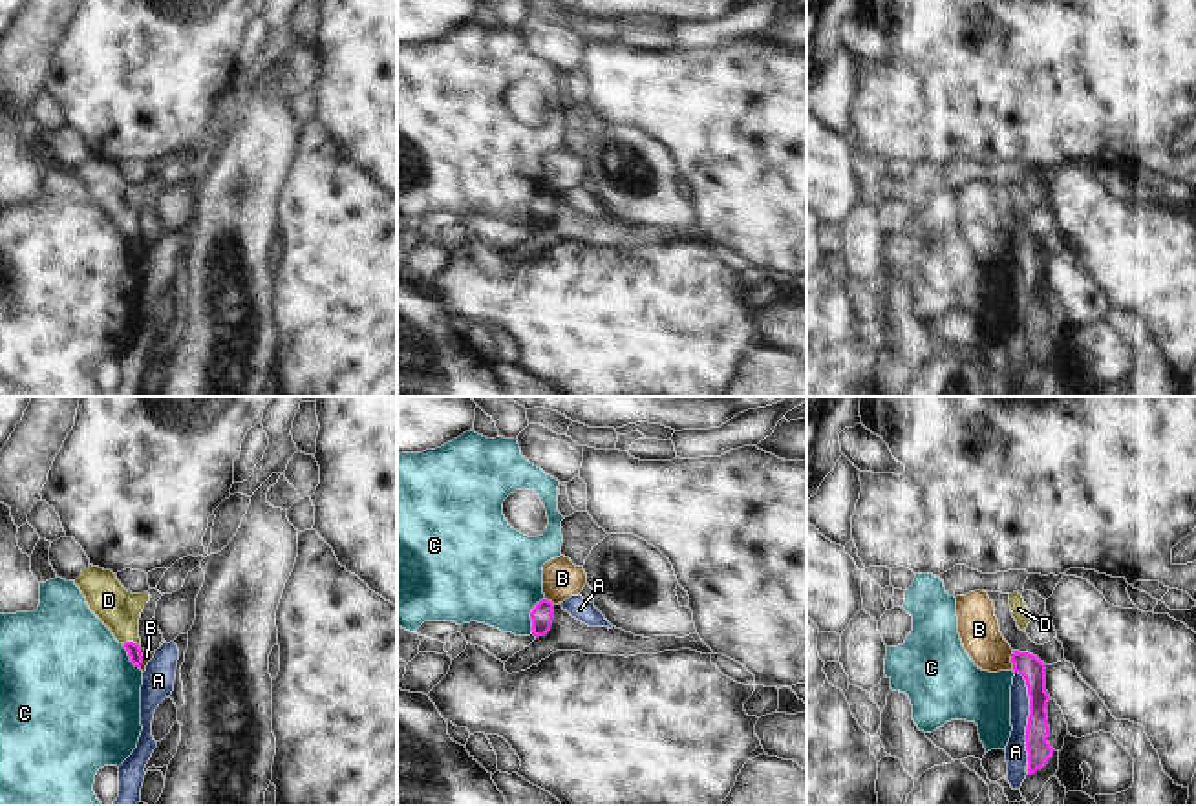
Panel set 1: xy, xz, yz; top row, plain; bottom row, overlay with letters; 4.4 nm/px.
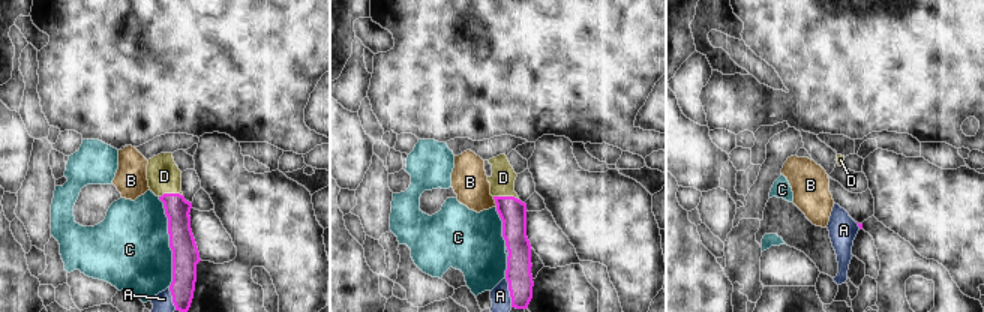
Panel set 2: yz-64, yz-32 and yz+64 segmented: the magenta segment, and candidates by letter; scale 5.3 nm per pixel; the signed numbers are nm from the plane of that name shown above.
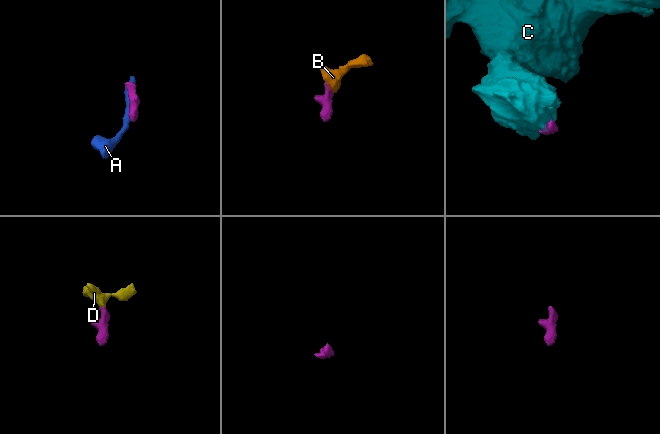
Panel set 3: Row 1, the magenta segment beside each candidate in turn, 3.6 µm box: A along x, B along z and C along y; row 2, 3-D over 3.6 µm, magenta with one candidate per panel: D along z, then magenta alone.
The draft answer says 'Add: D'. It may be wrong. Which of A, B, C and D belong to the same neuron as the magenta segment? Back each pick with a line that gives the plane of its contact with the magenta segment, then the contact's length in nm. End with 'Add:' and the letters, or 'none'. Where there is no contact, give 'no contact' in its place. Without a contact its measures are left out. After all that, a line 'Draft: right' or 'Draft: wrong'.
D: contact in xy; length 80 nm
Add: D
Draft: right

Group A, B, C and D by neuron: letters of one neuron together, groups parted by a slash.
A / B / C / D

